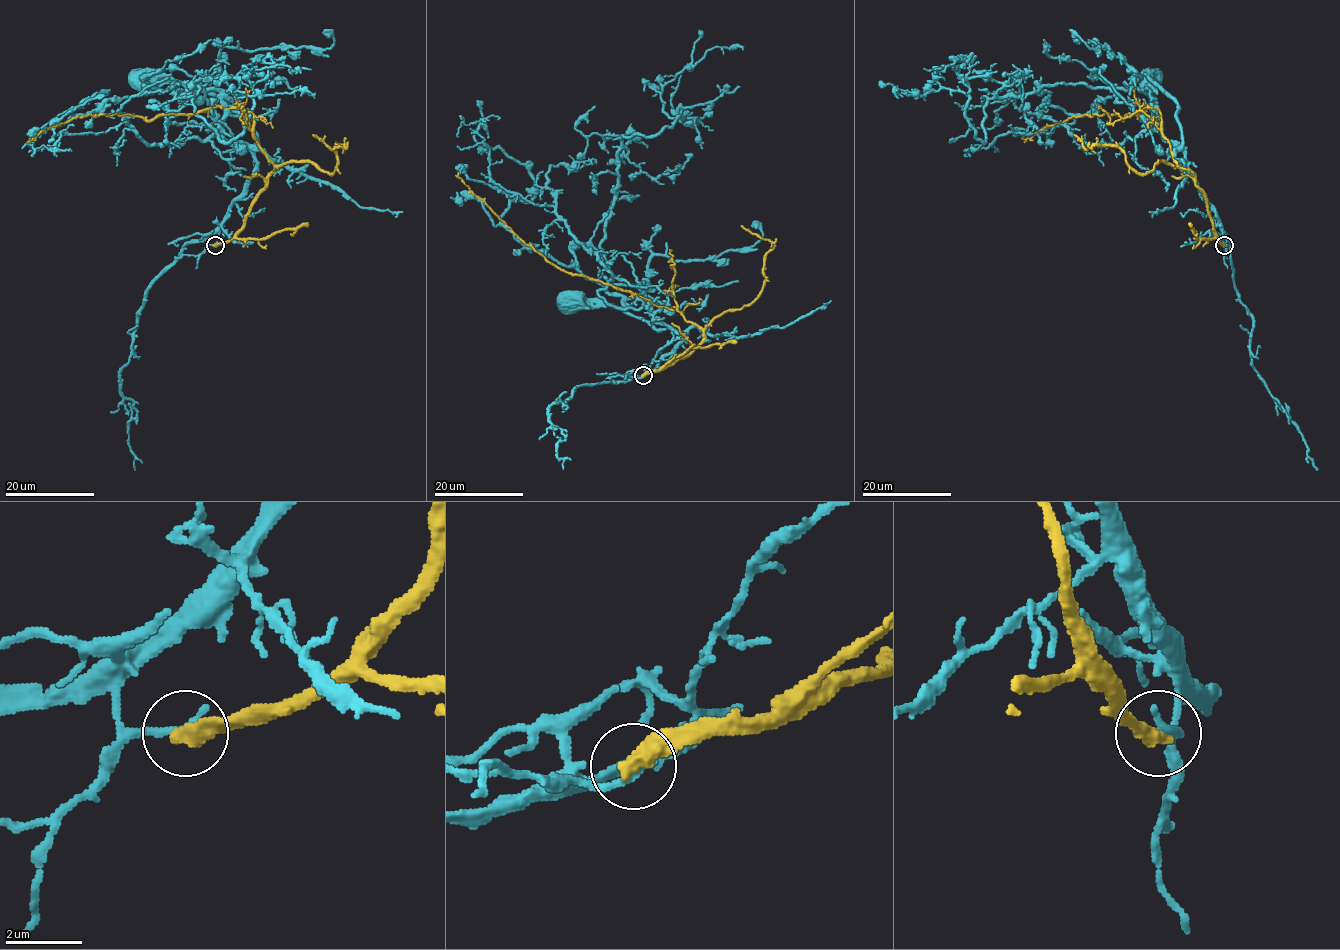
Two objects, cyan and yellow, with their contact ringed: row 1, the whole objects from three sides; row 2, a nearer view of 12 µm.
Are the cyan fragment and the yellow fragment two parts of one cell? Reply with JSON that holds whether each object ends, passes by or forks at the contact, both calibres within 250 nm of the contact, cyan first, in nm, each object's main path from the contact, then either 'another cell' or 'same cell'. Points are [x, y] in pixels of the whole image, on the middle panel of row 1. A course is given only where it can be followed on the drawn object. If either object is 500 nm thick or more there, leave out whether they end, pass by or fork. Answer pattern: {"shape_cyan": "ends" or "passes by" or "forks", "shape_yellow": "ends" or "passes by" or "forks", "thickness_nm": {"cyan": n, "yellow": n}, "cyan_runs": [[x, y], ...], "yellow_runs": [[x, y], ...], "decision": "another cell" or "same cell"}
{"shape_cyan": "ends", "shape_yellow": "ends", "thickness_nm": {"cyan": 240, "yellow": 480}, "cyan_runs": [[643, 376], [635, 377], [651, 372], [685, 334], [671, 328], [656, 329], [643, 318], [613, 306], [573, 304]], "yellow_runs": [[643, 375], [684, 357], [700, 345], [703, 332], [679, 311], [656, 306], [550, 264], [471, 191], [458, 172]], "decision": "another cell"}

